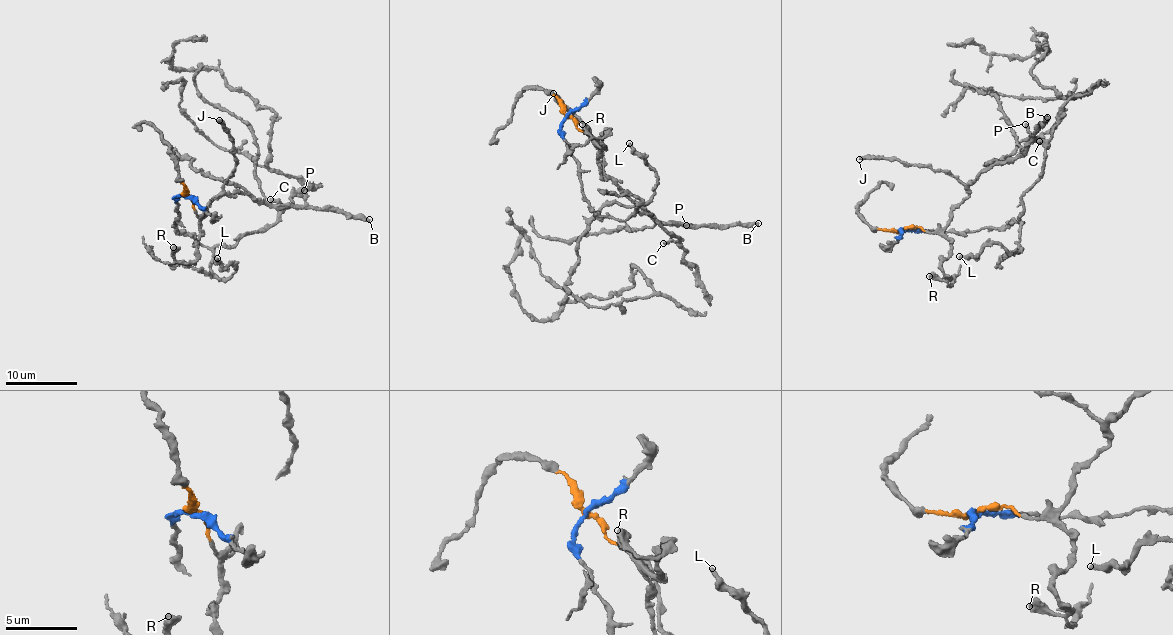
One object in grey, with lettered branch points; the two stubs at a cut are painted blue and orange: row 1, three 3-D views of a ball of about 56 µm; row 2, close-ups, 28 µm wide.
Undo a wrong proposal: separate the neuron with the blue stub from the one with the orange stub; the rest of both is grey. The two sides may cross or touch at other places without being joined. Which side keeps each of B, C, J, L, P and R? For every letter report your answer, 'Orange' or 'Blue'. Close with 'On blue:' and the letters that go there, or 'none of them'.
B: Orange
C: Blue
J: Orange
L: Blue
P: Orange
R: Orange
On blue: C, L

